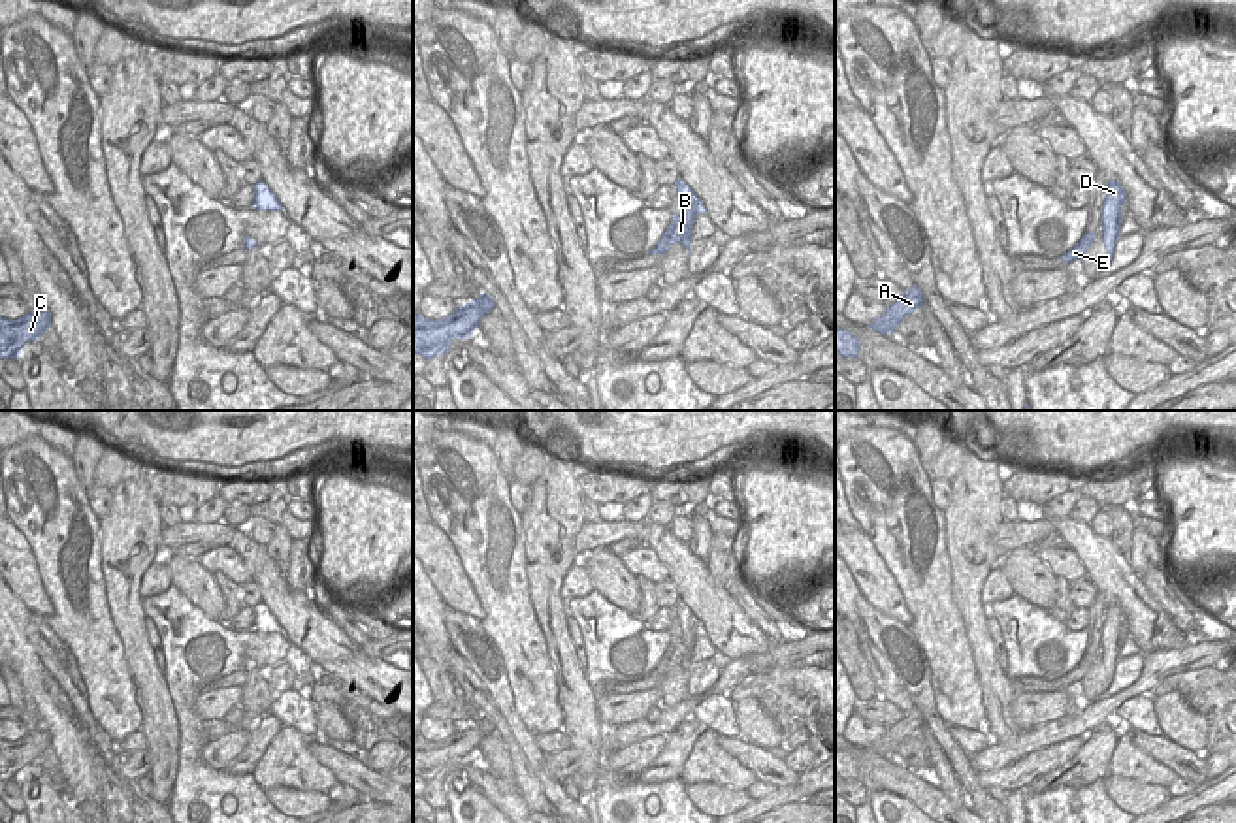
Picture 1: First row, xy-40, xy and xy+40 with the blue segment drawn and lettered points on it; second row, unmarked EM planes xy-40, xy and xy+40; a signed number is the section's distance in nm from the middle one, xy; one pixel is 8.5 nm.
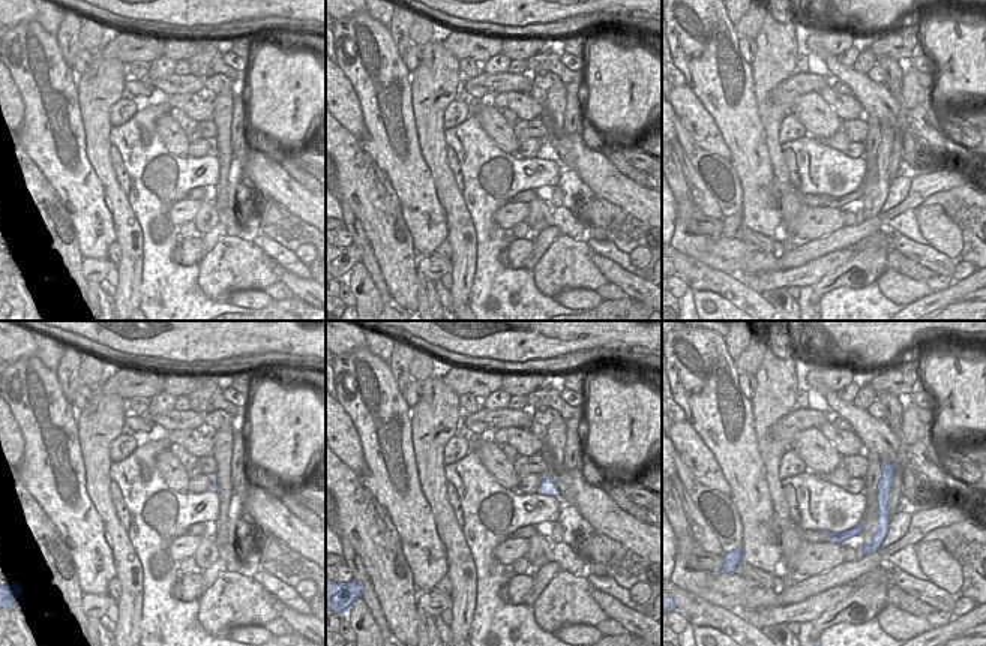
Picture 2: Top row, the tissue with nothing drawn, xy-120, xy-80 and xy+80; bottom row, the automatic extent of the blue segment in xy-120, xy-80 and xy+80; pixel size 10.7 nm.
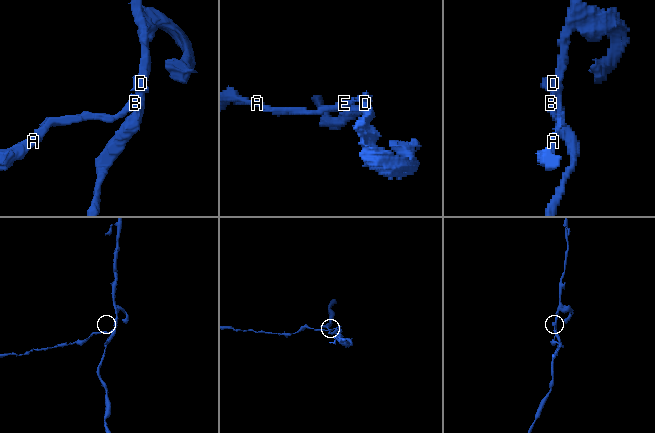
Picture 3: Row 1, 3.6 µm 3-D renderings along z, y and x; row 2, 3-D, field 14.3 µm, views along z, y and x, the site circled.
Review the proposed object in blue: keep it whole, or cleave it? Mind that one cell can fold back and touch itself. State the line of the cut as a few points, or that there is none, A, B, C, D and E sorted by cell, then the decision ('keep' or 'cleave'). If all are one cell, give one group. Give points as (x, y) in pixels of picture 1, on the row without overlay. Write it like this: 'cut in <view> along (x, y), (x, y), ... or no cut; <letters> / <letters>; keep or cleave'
cut in xy along (683, 633), (686, 645); A B C E / D; cleave

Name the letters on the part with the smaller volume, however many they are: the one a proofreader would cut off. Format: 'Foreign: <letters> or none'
Foreign: A, B, C, E

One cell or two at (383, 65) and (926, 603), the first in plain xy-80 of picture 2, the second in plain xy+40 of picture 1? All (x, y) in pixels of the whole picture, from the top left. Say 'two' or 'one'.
one

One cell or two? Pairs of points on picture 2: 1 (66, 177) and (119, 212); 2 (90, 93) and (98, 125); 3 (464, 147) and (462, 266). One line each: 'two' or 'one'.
1: two
2: one
3: two

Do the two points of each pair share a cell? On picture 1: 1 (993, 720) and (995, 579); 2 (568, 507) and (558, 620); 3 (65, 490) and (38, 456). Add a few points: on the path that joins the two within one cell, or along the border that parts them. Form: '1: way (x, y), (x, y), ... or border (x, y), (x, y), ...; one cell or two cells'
1: border (990, 569), (980, 596), (982, 605); two cells
2: way (549, 535), (545, 545), (545, 592); one cell
3: way (57, 483), (42, 464); one cell

